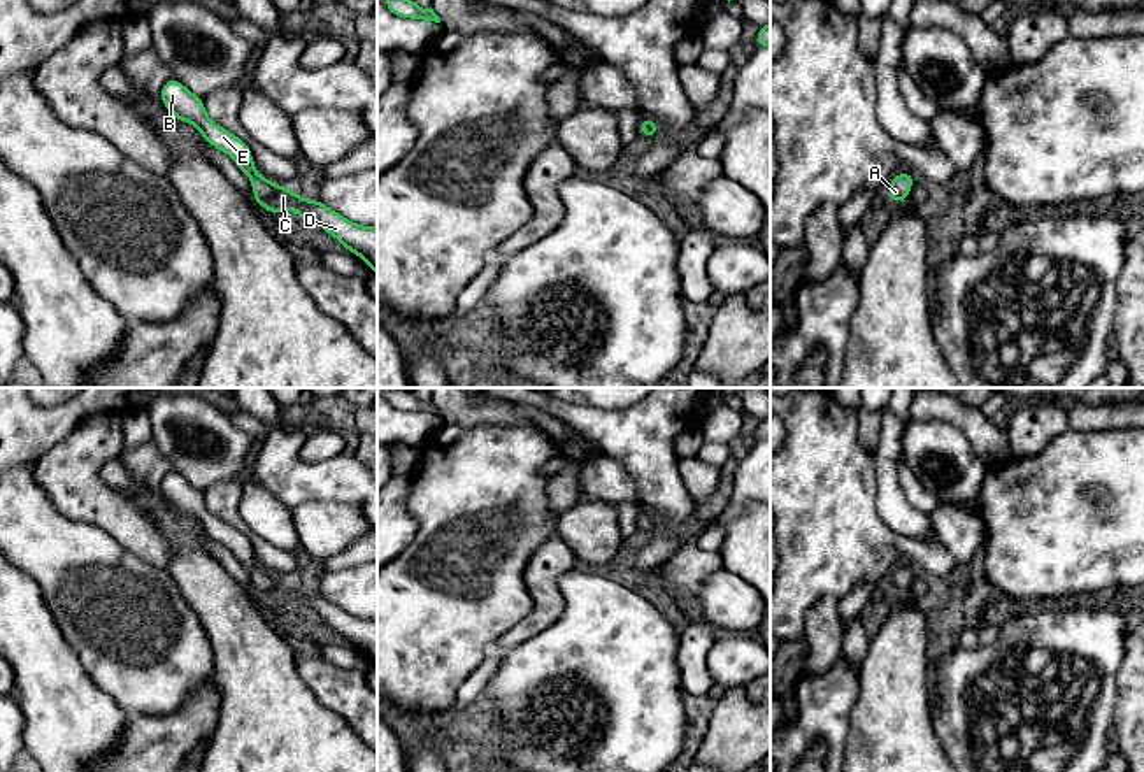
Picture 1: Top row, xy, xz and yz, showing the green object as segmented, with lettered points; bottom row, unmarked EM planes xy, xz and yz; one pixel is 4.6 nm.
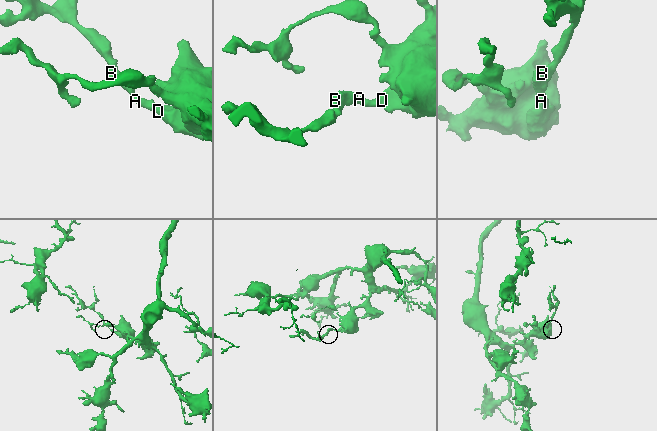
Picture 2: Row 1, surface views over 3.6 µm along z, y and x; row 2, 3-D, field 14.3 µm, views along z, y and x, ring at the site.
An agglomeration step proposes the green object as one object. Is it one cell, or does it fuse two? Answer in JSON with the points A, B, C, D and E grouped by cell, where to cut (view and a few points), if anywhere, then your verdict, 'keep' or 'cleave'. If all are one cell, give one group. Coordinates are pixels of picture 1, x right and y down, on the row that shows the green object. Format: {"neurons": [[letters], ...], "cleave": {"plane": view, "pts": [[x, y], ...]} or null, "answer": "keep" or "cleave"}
{"neurons": [["A", "B", "C", "D", "E"]], "cleave": null, "answer": "keep"}

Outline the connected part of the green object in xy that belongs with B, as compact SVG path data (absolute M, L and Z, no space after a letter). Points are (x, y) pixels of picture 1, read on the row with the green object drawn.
M177 79L167 81L158 96L175 119L195 125L209 146L223 151L235 161L242 174L251 179L258 205L275 216L295 209L302 223L307 218L316 219L321 230L339 240L344 249L361 258L372 274L377 274L377 226L353 223L321 200L307 200L295 195L291 188L279 186L258 174L249 146L226 128L216 125L205 112L204 98L191 93Z

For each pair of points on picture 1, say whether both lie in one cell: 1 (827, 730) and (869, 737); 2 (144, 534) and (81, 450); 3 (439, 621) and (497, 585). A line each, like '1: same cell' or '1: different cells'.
1: different cells
2: same cell
3: same cell

